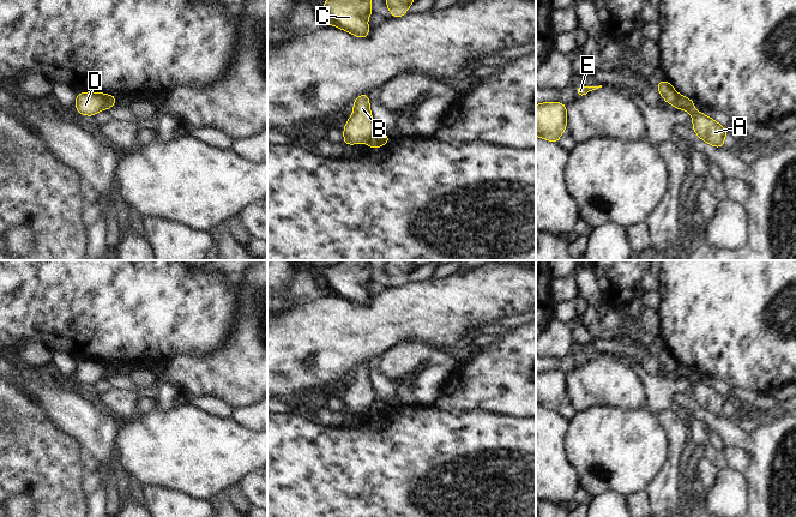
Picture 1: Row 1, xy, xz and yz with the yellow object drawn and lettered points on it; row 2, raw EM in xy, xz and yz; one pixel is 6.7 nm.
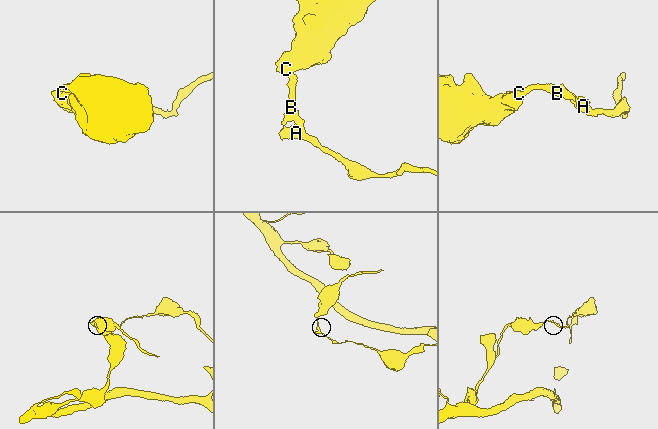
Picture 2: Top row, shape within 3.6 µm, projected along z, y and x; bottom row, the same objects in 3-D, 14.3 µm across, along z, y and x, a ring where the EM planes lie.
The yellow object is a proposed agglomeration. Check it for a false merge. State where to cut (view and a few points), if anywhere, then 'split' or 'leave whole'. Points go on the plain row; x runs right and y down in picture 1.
yz (677, 362), (676, 377) | split

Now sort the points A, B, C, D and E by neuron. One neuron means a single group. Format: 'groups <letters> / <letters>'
groups A / B C D E

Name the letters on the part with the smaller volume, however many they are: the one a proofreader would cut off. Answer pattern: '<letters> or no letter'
B, C, D, E

